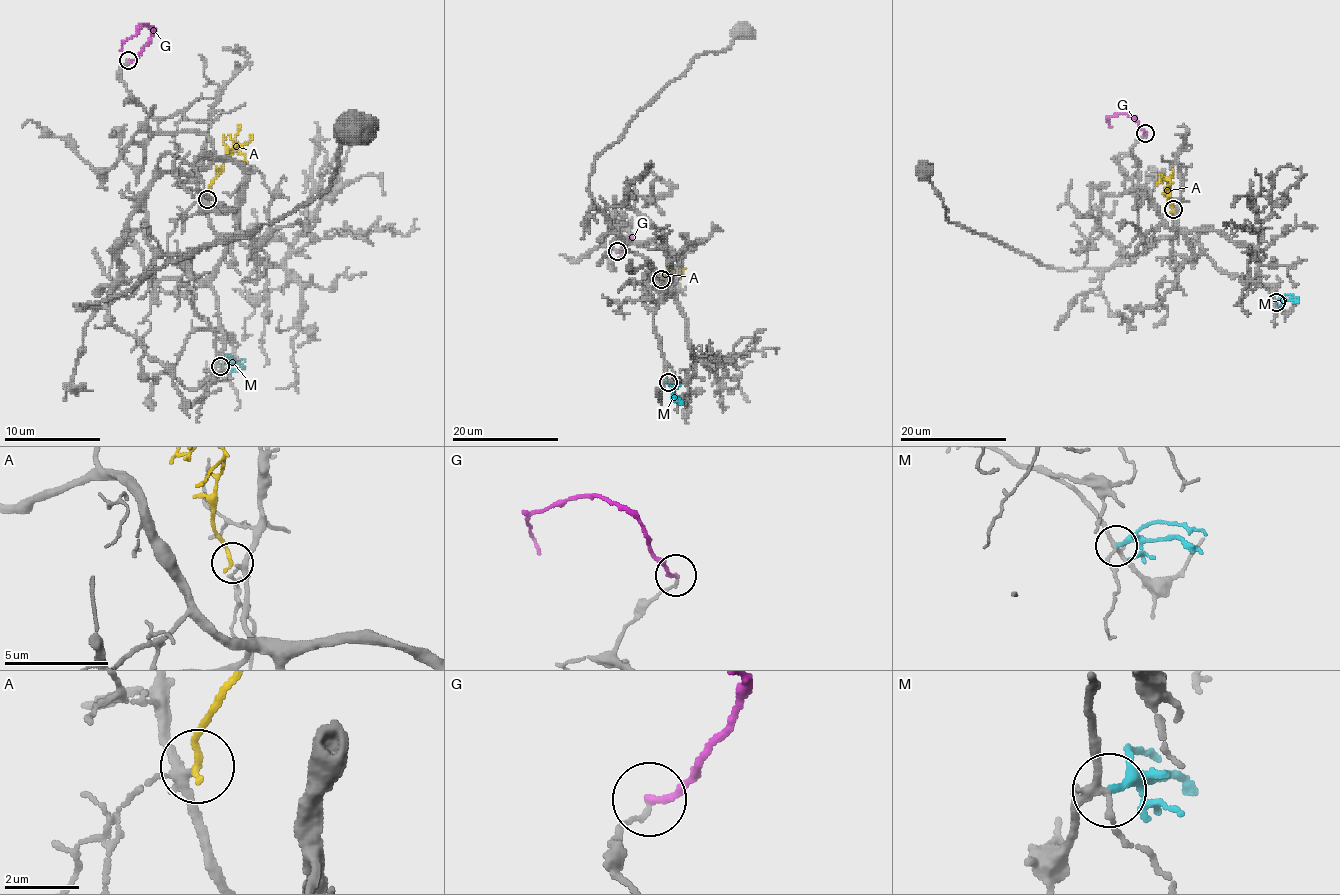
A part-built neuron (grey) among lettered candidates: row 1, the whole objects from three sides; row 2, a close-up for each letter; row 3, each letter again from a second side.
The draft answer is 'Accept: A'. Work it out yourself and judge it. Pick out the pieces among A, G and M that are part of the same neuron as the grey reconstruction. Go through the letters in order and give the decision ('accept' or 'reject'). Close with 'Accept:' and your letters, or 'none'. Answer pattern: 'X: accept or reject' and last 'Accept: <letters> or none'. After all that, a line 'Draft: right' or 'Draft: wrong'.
A: accept
G: reject
M: reject
Accept: A
Draft: right

